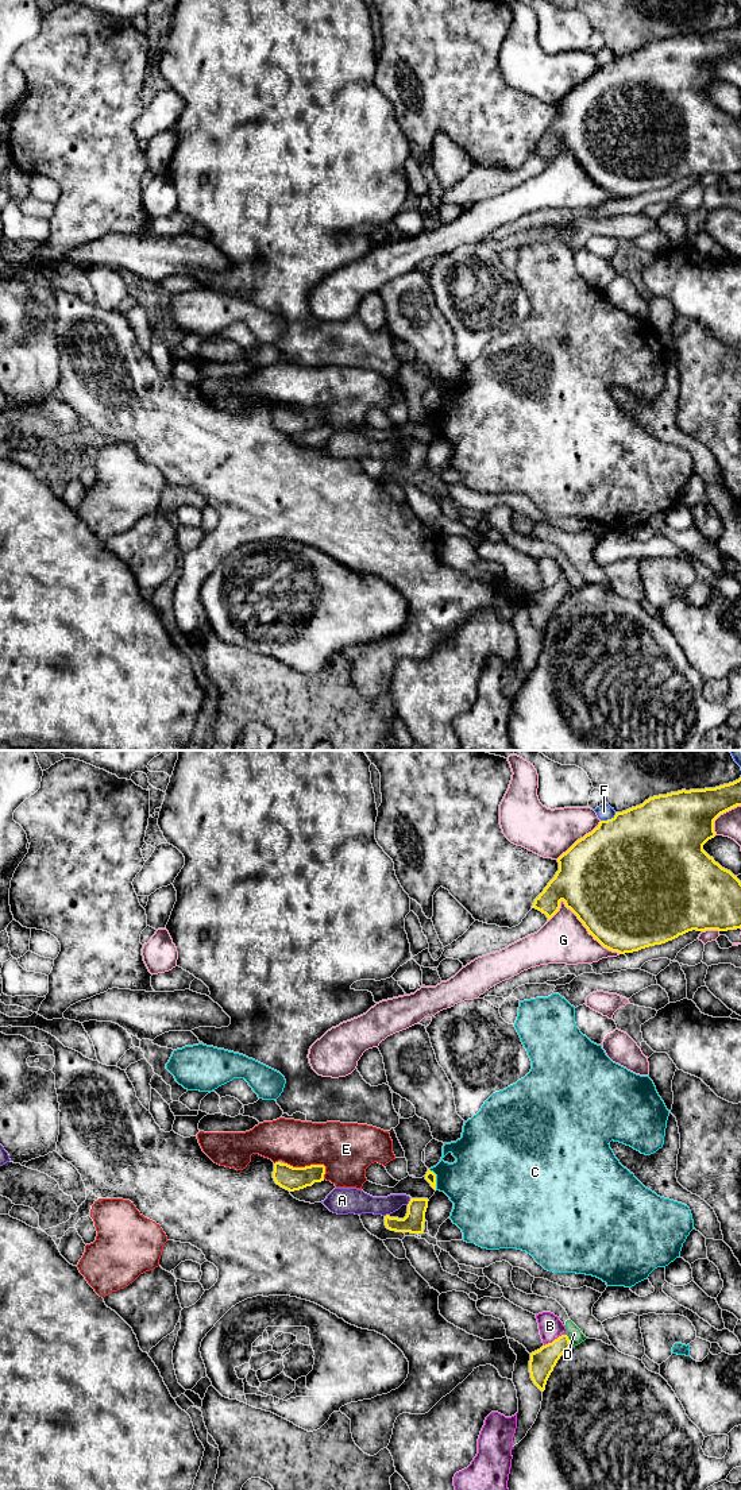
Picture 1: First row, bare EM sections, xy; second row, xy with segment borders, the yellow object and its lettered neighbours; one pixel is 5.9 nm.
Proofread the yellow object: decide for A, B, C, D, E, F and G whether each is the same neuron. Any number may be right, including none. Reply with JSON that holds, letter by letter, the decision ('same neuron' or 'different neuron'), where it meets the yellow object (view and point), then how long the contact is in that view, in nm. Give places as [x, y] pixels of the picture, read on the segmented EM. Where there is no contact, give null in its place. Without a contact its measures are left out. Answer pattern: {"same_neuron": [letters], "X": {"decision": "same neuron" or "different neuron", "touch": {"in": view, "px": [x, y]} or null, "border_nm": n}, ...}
{"same_neuron": [], "A": {"decision": "different neuron", "touch": {"in": "xy", "px": [409, 1201]}, "border_nm": 50}, "B": {"decision": "different neuron", "touch": {"in": "xy", "px": [555, 1339]}, "border_nm": 150}, "C": {"decision": "different neuron", "touch": {"in": "xy", "px": [435, 1178]}, "border_nm": 140}, "D": {"decision": "different neuron", "touch": {"in": "xy", "px": [568, 1340]}, "border_nm": 80}, "E": {"decision": "different neuron", "touch": {"in": "xy", "px": [311, 1165]}, "border_nm": 260}, "F": {"decision": "different neuron", "touch": {"in": "xy", "px": [608, 819]}, "border_nm": 110}, "G": {"decision": "different neuron", "touch": {"in": "xy", "px": [587, 930]}, "border_nm": 480}}

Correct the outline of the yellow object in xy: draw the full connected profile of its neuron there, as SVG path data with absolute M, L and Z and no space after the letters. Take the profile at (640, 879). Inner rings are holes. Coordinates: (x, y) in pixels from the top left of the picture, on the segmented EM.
M741 777L733 783L715 788L690 791L682 790L667 795L653 796L640 806L632 807L622 812L615 812L611 819L601 821L591 833L578 839L566 853L557 858L559 871L544 888L544 891L534 899L532 908L545 914L549 920L559 911L560 902L563 900L566 907L578 916L594 939L597 939L603 947L620 954L633 953L649 946L661 945L692 930L728 931L741 929L741 881L730 871L715 862L714 858L703 850L703 845L717 835L714 831L714 821L721 814L737 806L741 806Z

